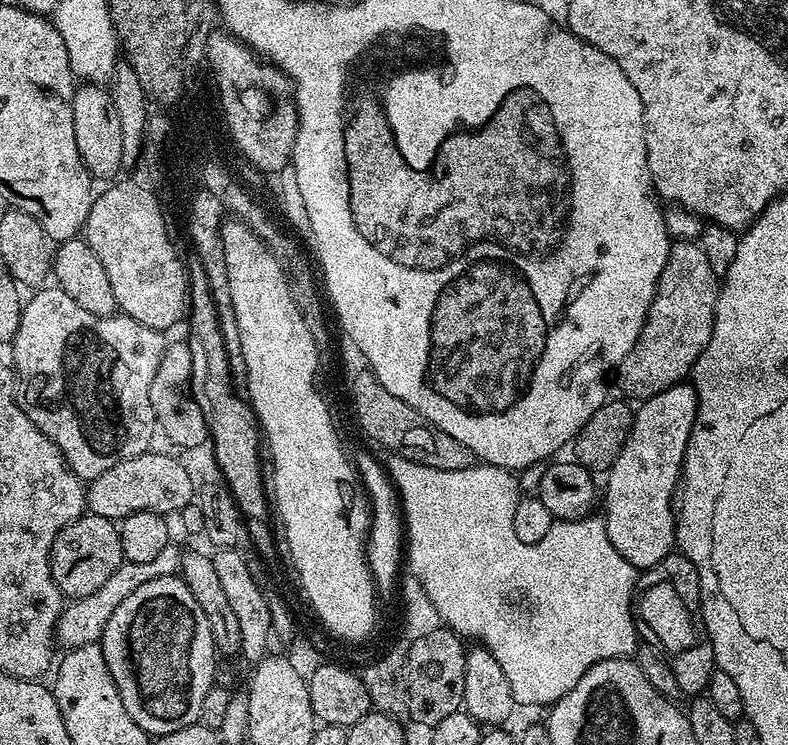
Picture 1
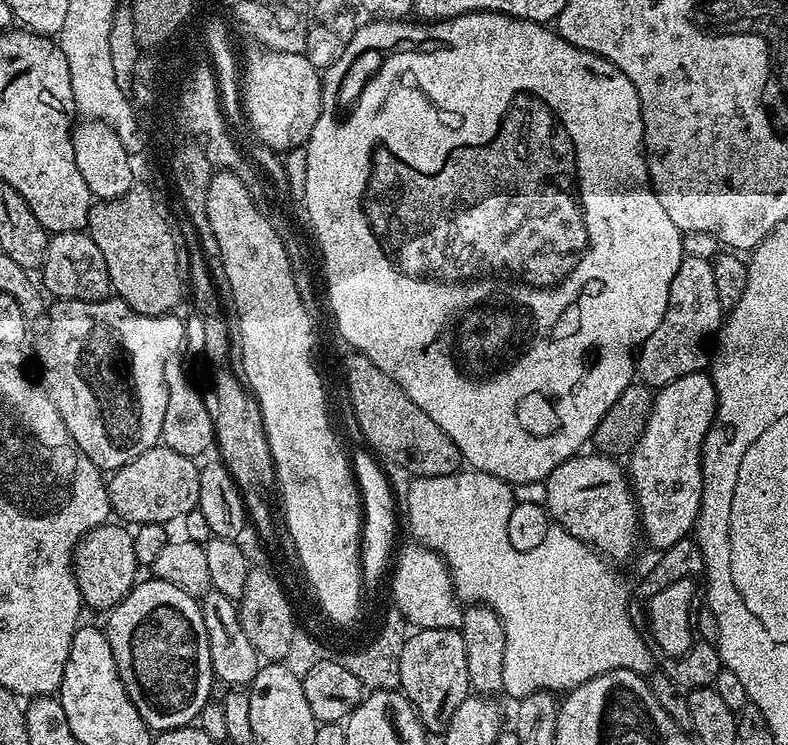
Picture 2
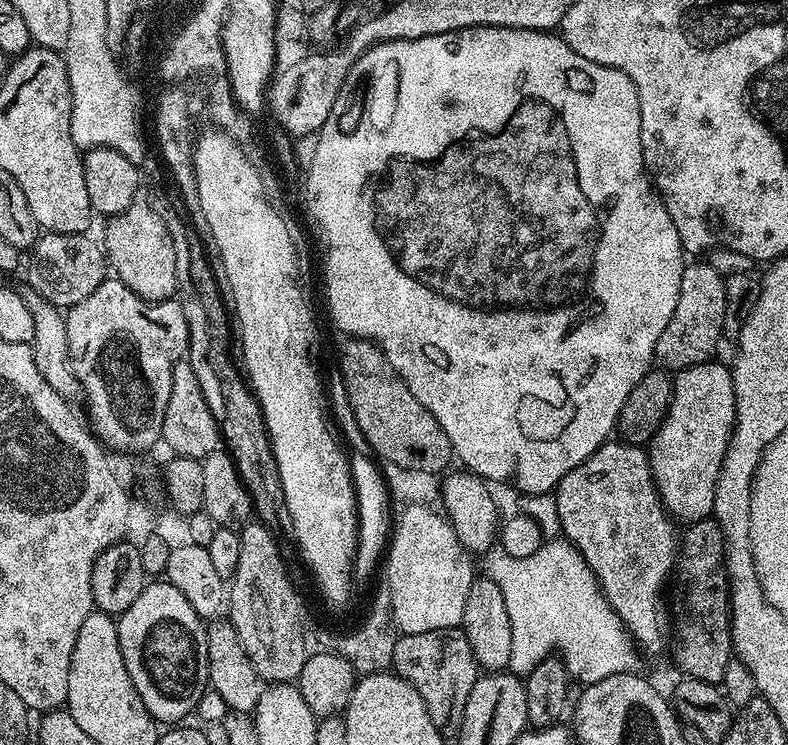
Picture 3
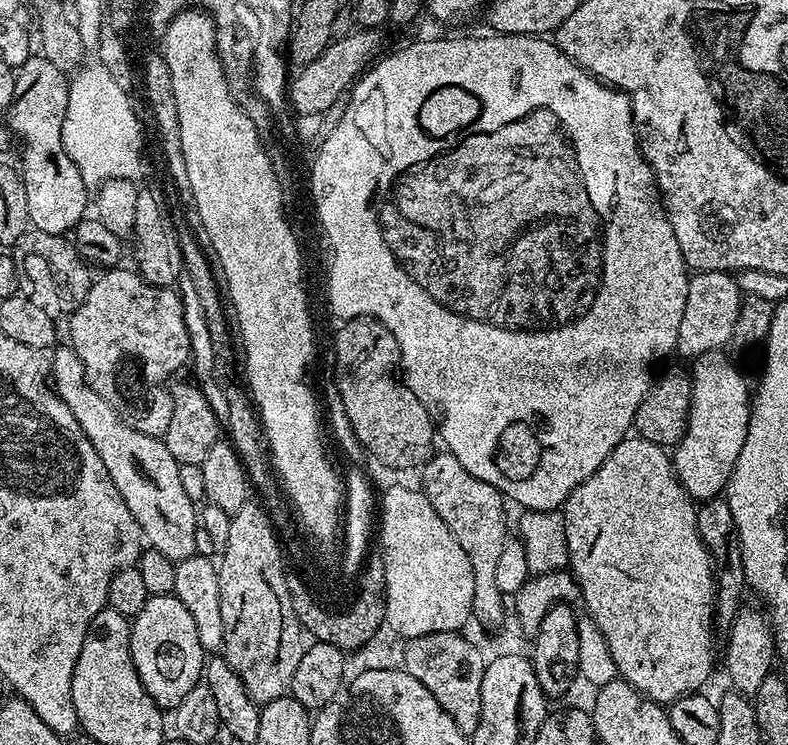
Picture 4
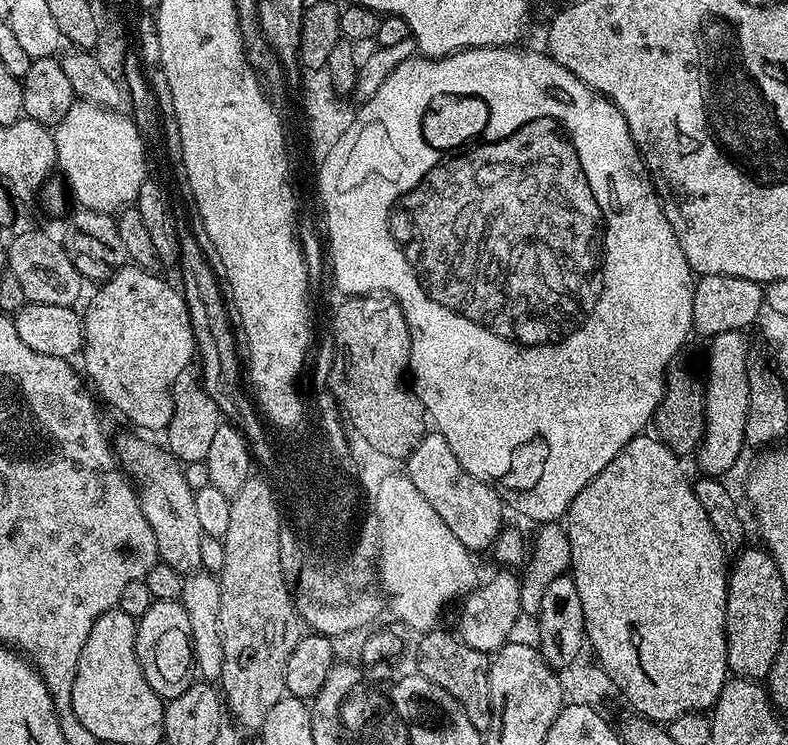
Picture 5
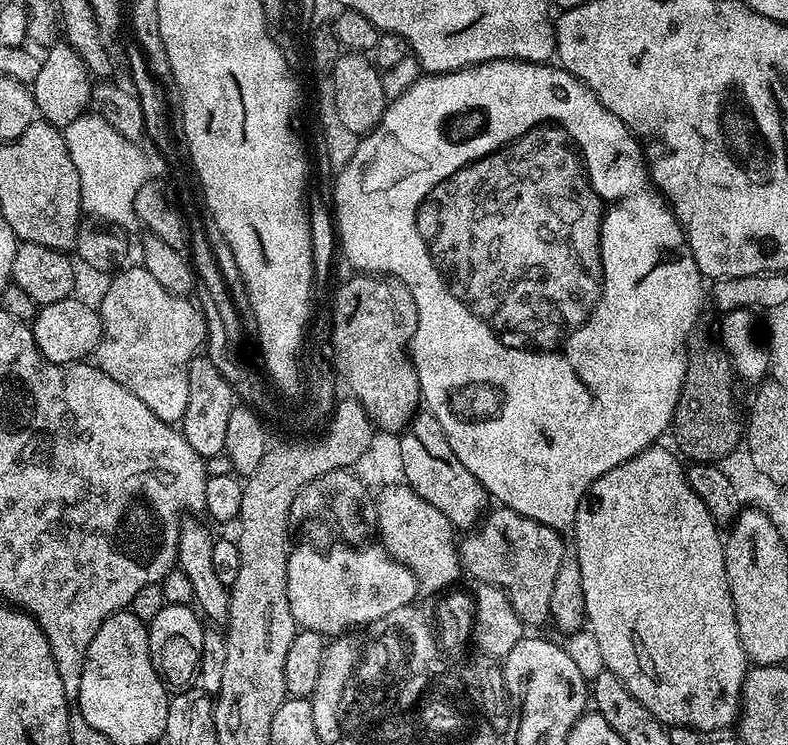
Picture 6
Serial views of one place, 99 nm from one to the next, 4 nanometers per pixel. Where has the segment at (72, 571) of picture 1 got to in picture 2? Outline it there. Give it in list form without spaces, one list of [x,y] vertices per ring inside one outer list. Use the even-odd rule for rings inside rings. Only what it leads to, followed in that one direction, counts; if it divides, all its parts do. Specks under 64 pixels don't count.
[[[120,522],[100,524],[77,542],[76,551],[72,554],[72,569],[78,582],[80,599],[87,607],[89,604],[92,608],[111,610],[124,601],[128,591],[137,583],[133,533],[126,529]]]

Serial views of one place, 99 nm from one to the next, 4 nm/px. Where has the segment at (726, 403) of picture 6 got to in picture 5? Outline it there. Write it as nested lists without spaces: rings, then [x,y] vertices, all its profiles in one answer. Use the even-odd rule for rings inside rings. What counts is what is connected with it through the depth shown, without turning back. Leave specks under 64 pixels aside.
[[[681,354],[668,364],[668,374],[664,378],[664,396],[656,407],[654,432],[671,452],[681,458],[695,453],[704,438],[704,385],[705,373],[702,360],[696,356]]]

